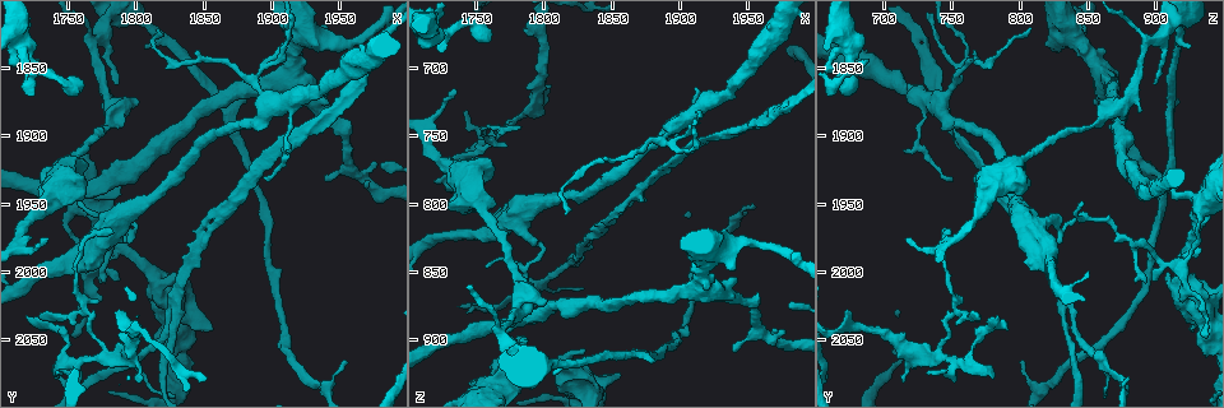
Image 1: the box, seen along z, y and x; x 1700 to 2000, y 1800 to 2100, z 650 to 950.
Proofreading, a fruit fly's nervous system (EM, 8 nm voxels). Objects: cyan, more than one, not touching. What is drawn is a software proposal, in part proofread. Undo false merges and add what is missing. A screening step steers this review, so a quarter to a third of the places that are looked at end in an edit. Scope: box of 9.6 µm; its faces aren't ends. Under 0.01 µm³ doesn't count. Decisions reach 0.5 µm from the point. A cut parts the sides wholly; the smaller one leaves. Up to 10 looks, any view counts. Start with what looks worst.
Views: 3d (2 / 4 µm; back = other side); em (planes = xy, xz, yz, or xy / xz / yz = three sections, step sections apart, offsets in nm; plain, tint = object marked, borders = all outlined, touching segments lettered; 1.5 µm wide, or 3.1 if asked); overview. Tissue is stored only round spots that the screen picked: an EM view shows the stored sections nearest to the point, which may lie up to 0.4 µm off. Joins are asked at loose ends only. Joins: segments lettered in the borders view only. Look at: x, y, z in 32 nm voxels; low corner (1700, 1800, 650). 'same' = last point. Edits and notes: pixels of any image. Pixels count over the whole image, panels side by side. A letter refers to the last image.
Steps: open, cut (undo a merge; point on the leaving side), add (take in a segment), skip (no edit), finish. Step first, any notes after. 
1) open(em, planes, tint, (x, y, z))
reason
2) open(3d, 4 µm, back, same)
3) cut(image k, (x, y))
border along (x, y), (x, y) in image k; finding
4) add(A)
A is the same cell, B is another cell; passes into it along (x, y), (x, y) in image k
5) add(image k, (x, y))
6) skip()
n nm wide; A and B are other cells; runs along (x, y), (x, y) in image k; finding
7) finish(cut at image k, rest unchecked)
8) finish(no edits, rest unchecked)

open(em, yz, step 8, tint, (1780, 2058, 738))
three-way junction

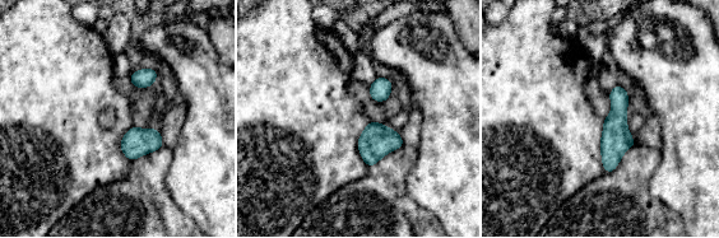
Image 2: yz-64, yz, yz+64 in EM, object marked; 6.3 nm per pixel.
open(em, yz, step 8, borders, same)

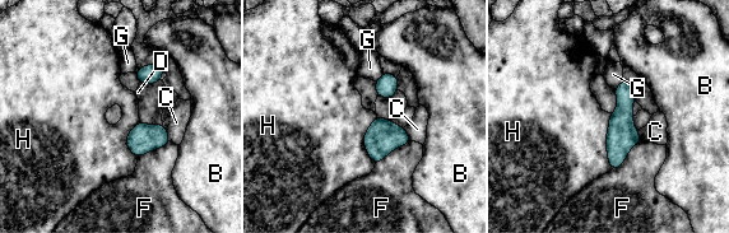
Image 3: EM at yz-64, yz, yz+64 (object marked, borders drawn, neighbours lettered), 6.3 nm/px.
skip()
H touches over 360 nm; B, C, D, F, G and H are other cells; border along (382, 73), (376, 82) in image 3; continuous, no second neuron

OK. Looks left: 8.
open(3d, 2 µm, (1828, 2040, 834))
a fork

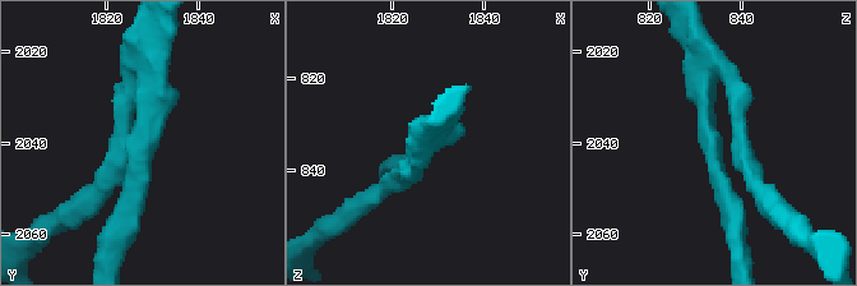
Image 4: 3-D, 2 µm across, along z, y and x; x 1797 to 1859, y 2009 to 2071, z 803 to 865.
open(em, planes, tint, (1828, 2039, 834))
3 arms

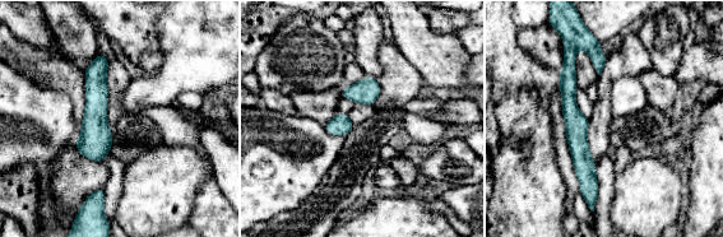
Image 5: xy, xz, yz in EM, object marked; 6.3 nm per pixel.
open(em, planes, borders, same)

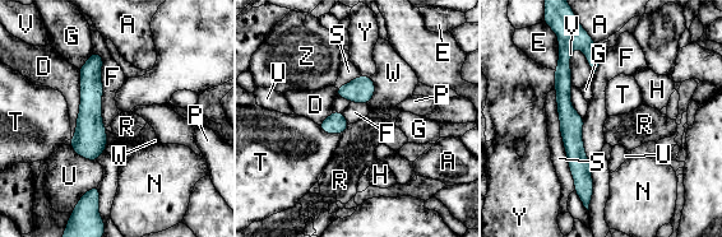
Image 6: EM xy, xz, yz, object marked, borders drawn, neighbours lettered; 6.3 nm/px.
skip()
S touches over 700 nm; A, D, E, F, G, H, N, P, R, S, T, U, V, W, Y and Z are other cells; runs along (568, 45), (564, 107), (588, 196) in image 6; continuous, no second neuron

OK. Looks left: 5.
open(em, yz, step 8, borders, (1940, 1928, 910))
free end

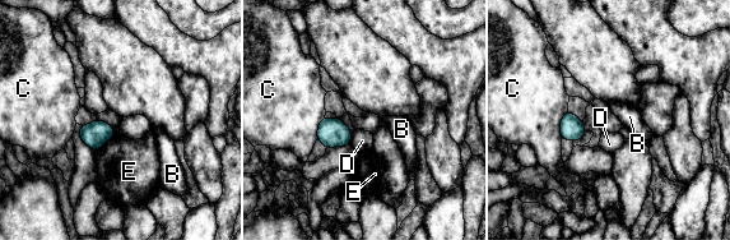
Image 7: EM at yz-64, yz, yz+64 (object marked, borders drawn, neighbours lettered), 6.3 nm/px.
skip()
B, C, D and E are other cells; border along (116, 133), (96, 151) in image 7; none of them fits

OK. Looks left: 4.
open(em, yz, step 8, tint, (1754, 1970, 930))
touches itself

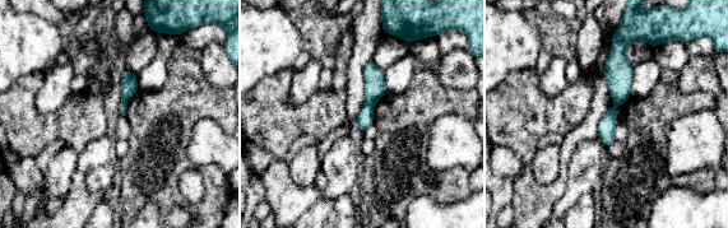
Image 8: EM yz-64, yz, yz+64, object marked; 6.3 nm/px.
open(em, yz, step 8, borders, same)
see the neighbours

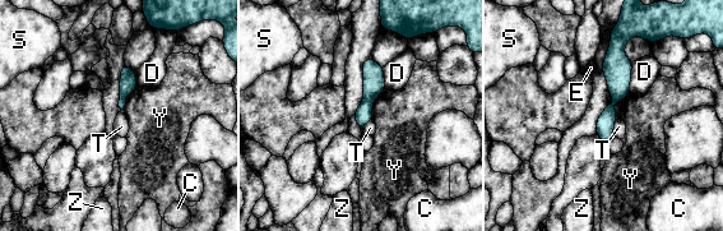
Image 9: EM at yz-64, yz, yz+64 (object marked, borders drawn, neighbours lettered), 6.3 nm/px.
cut(image 9, (374, 84))
C, D, E, S, T, Y and Z are other cells; border along (365, 98), (371, 102) in image 9; a second neuron is stuck on

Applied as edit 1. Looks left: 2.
open(em, planes, borders, (1880, 1876, 918))

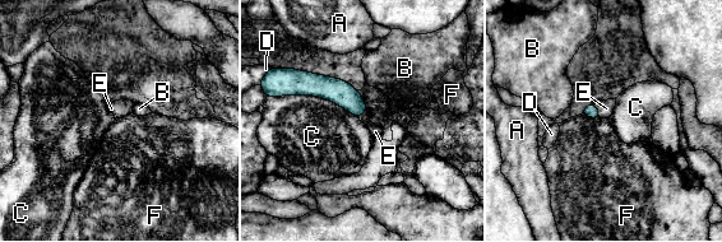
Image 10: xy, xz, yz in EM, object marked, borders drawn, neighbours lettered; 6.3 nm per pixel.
add(E)
E is the same cell, A, B, C, D and F are other cells; passes into it along (589, 111), (597, 111), (606, 108) in image 10; it goes on there

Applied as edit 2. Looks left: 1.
finish(cut at image 9, add at image 10, rest unchecked)

